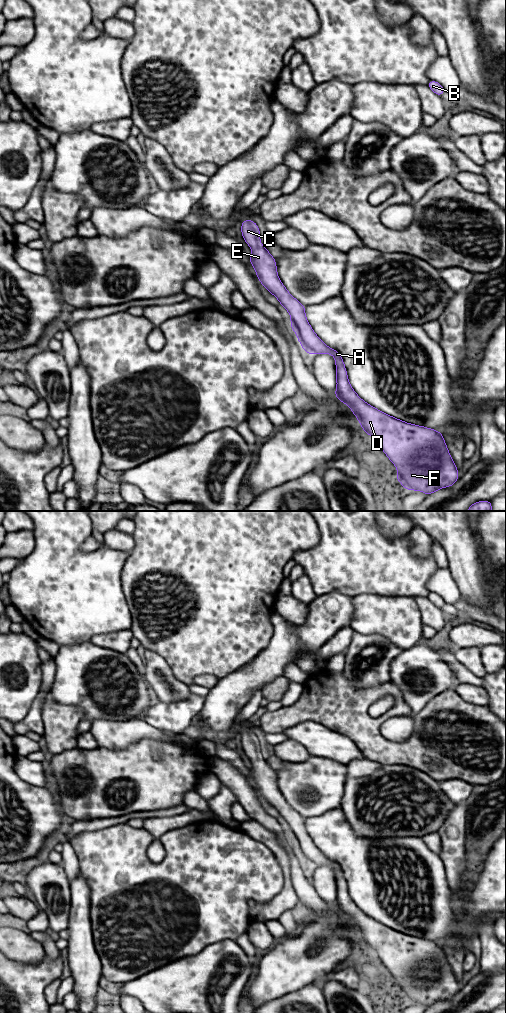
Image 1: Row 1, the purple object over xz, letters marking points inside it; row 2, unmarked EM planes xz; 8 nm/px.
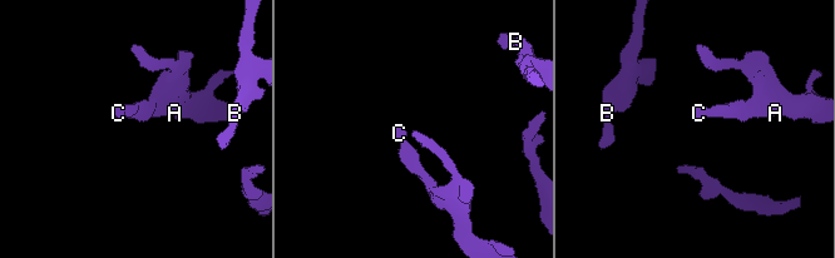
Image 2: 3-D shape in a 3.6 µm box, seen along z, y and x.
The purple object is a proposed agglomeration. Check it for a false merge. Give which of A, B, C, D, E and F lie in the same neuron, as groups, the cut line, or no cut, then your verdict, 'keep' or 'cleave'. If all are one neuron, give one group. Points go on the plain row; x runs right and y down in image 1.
A B C D E F; no cut; keep

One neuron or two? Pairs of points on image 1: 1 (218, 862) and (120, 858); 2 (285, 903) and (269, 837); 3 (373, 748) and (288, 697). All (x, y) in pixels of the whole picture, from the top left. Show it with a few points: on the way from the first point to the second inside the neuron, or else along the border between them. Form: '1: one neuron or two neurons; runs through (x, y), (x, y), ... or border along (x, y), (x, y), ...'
1: one neuron; runs through (194, 865), (187, 872), (181, 873), (144, 873)
2: one neuron; runs through (287, 887), (286, 867), (280, 853)
3: two neurons; border along (303, 685), (300, 697), (296, 701), (283, 706)

